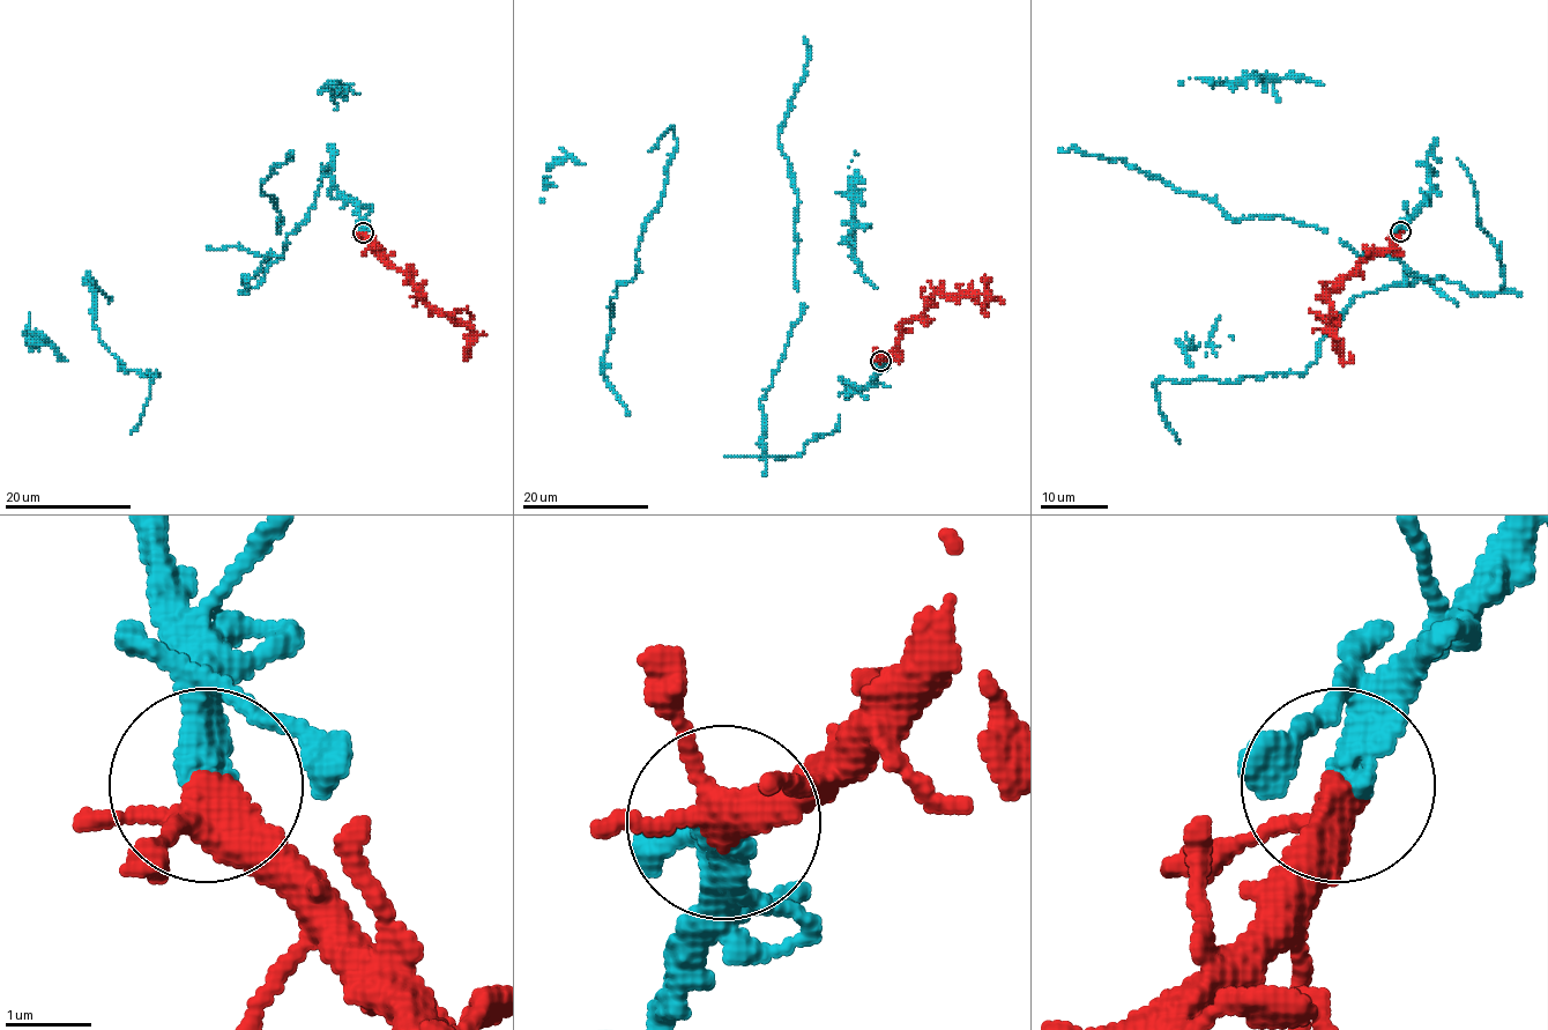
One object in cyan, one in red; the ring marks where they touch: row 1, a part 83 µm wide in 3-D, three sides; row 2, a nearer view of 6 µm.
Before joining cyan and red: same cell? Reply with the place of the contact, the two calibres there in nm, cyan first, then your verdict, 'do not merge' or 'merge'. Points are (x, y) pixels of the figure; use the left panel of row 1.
place (363, 232); calibres 440 and 320 nm; merge

